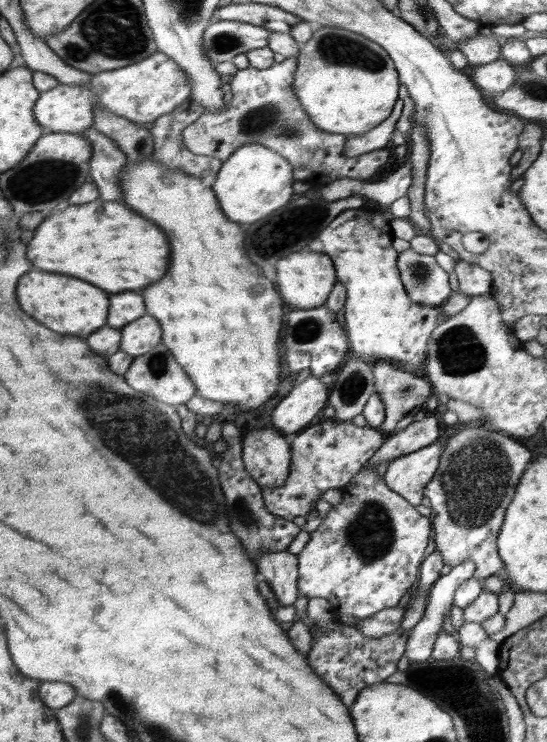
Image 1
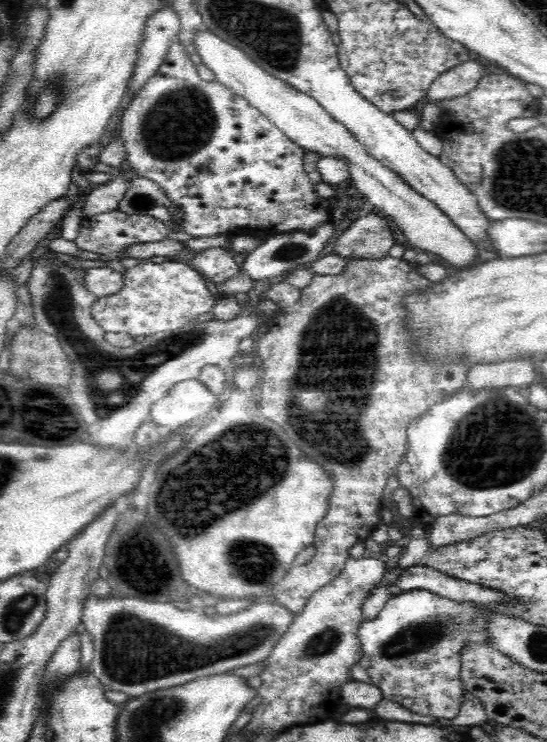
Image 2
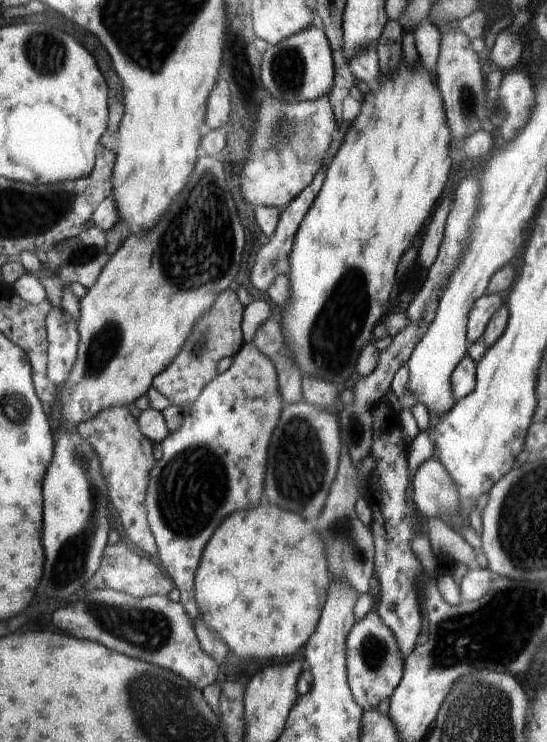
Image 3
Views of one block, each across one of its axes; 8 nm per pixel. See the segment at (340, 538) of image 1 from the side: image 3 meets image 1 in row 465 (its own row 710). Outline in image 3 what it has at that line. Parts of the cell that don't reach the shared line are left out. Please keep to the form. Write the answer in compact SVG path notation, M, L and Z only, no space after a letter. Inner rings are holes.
M376 610L369 611L352 625L346 638L346 676L356 704L365 711L376 710L378 704L390 698L401 681L405 657L400 652L394 634Z

